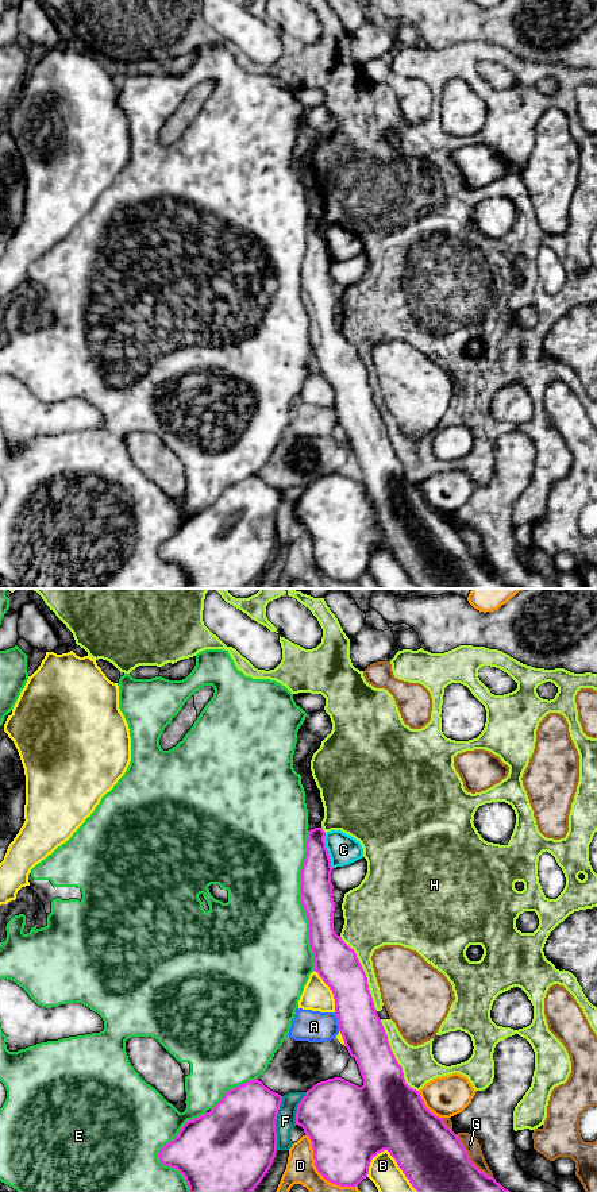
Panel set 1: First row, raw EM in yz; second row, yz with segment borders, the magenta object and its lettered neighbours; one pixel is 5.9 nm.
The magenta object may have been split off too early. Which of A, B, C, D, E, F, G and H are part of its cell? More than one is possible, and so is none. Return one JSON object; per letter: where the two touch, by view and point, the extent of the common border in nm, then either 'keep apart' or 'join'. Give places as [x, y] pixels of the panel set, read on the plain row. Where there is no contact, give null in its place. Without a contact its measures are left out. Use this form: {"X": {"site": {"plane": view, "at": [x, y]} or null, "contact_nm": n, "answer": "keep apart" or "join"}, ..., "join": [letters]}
{"A": {"site": {"plane": "yz", "at": [338, 417]}, "contact_nm": 120, "answer": "keep apart"}, "B": {"site": {"plane": "yz", "at": [397, 559]}, "contact_nm": 360, "answer": "keep apart"}, "C": {"site": {"plane": "yz", "at": [327, 246]}, "contact_nm": 220, "answer": "join"}, "D": {"site": {"plane": "yz", "at": [319, 567]}, "contact_nm": 440, "answer": "keep apart"}, "E": {"site": {"plane": "yz", "at": [301, 296]}, "contact_nm": 850, "answer": "keep apart"}, "F": {"site": {"plane": "yz", "at": [274, 519]}, "contact_nm": 320, "answer": "keep apart"}, "G": {"site": {"plane": "yz", "at": [469, 554]}, "contact_nm": 340, "answer": "keep apart"}, "H": {"site": {"plane": "yz", "at": [365, 369]}, "contact_nm": 500, "answer": "keep apart"}, "join": ["C"]}

